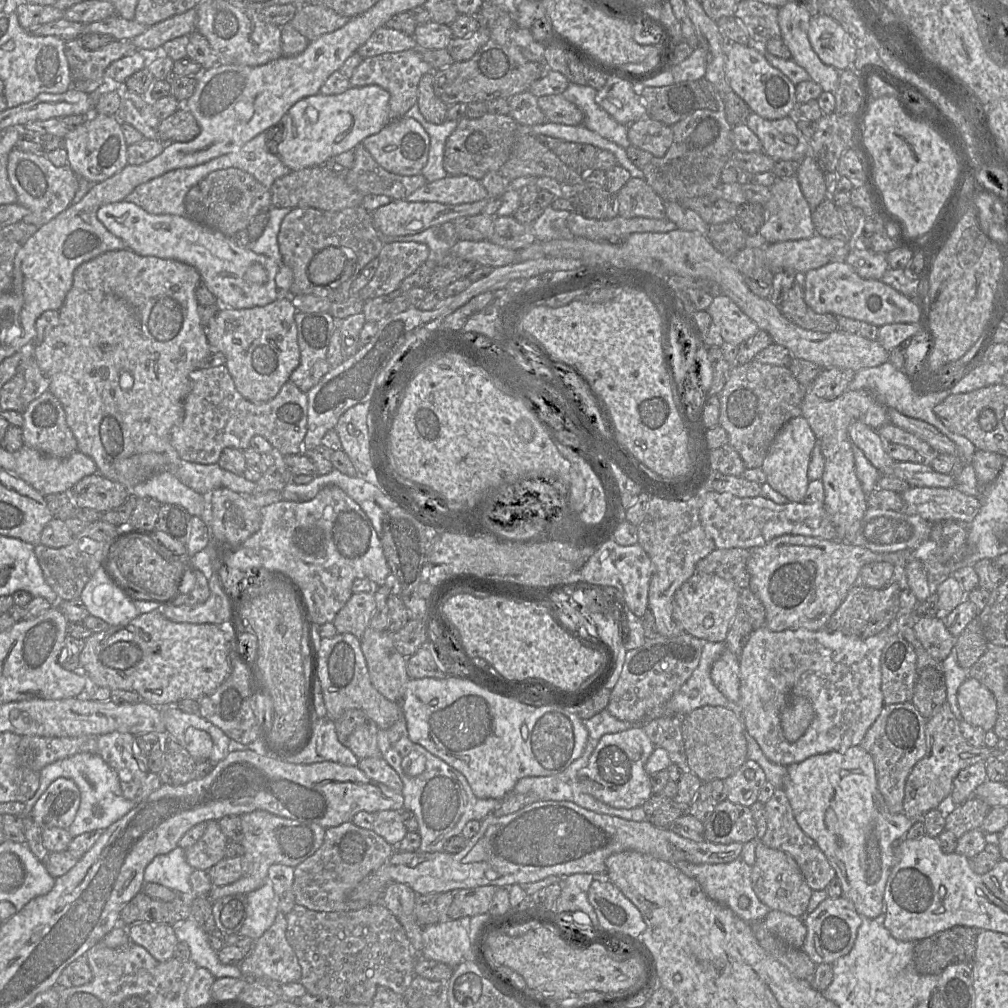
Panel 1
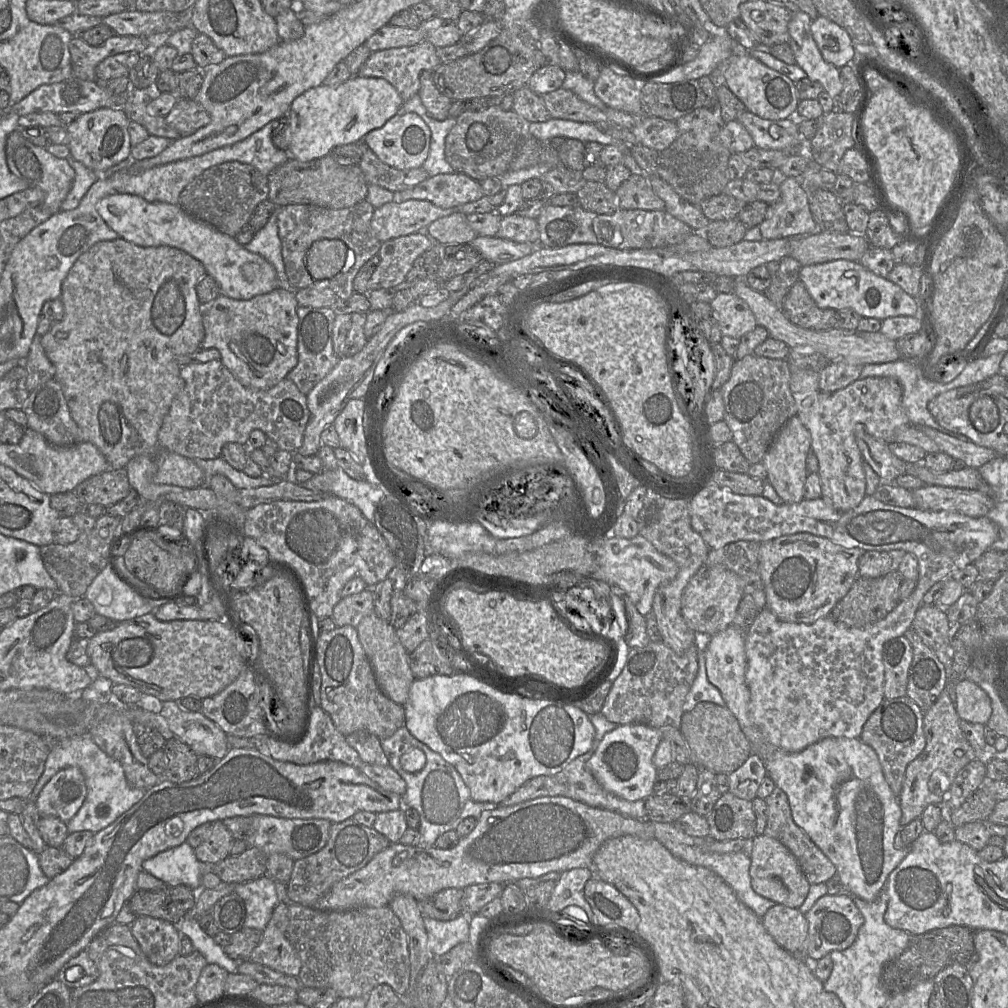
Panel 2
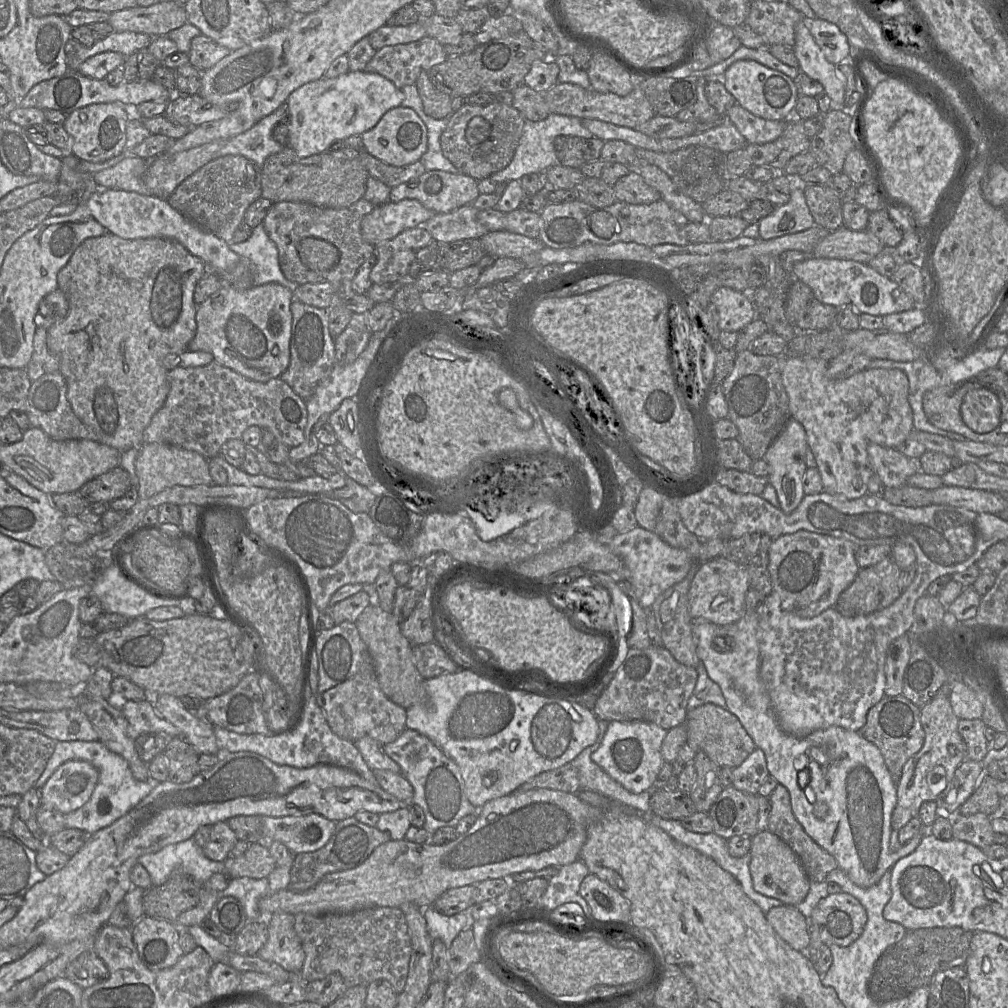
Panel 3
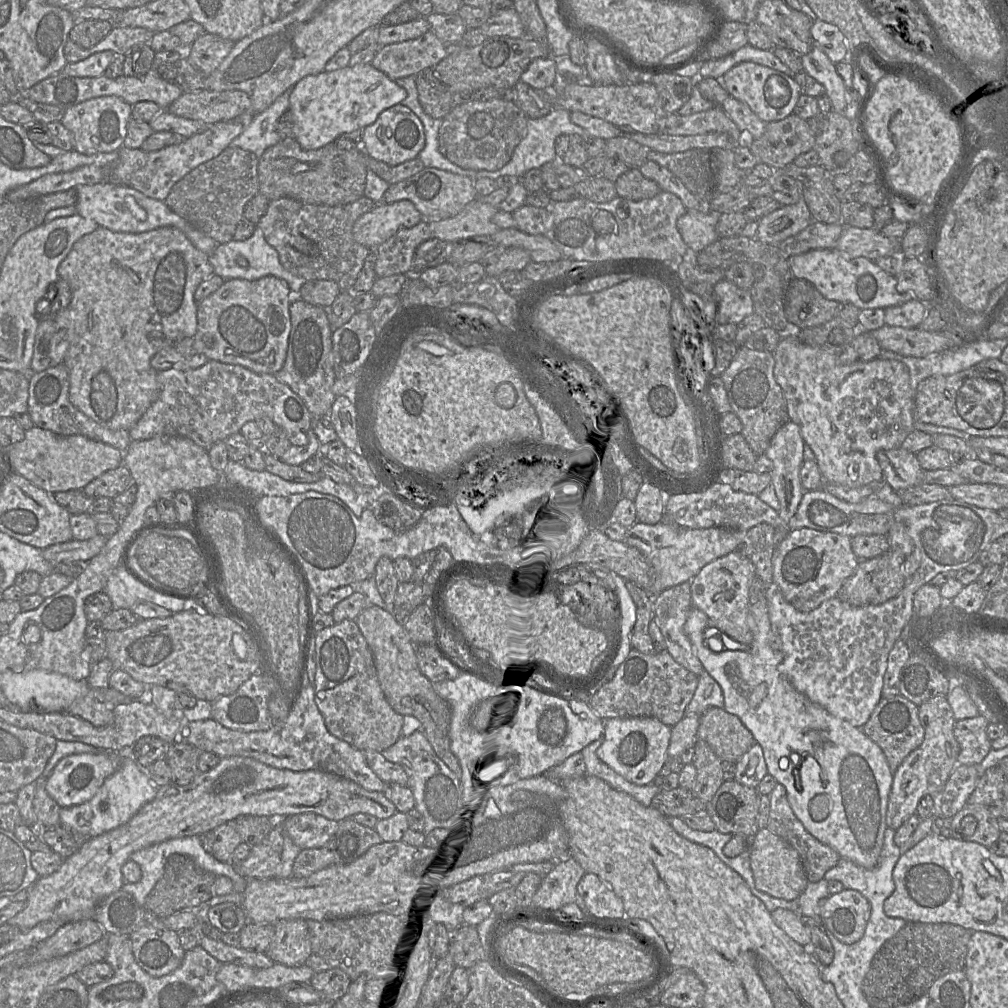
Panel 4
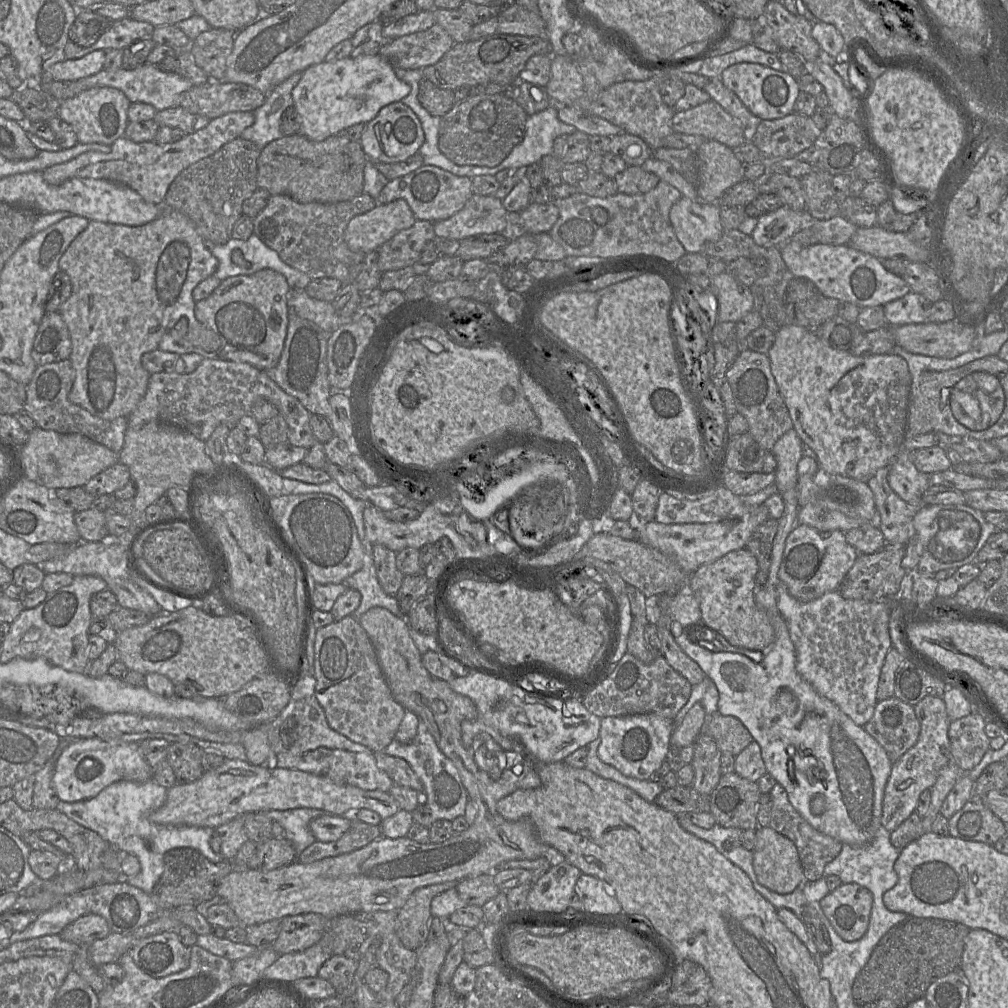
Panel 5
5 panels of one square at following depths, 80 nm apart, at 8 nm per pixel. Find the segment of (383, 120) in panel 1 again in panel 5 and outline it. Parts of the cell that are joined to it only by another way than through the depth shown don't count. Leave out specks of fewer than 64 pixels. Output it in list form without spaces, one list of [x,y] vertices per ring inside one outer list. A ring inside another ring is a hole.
[[[380,54],[347,57],[334,62],[323,61],[302,72],[301,79],[292,90],[293,106],[298,113],[300,133],[312,141],[323,141],[340,134],[345,128],[371,121],[384,106],[401,101],[411,91],[406,82],[400,80],[394,65]]]

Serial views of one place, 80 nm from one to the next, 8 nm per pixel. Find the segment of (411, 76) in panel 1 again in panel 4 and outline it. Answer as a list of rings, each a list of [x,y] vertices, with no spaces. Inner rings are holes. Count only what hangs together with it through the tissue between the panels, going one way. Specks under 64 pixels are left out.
[[[428,30],[418,38],[381,47],[371,64],[396,80],[423,73],[443,60],[448,52],[449,46]]]

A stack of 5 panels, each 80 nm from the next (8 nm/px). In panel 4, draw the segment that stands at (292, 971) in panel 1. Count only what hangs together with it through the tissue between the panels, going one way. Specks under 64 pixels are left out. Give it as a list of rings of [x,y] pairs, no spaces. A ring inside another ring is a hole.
[[[283,919],[275,923],[275,934],[265,951],[275,963],[294,967],[305,964],[311,942],[305,919]]]

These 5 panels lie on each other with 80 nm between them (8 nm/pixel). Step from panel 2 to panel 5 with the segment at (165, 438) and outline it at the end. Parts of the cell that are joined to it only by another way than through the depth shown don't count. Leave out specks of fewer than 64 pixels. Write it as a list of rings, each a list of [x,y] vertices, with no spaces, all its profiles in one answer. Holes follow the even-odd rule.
[[[208,358],[188,374],[164,371],[152,374],[145,396],[128,416],[128,428],[162,422],[186,430],[206,442],[219,425],[232,429],[243,416],[251,415],[251,408],[258,399],[265,399],[278,409],[288,424],[291,445],[311,448],[318,442],[310,427],[310,412],[269,378],[265,370],[248,363]]]

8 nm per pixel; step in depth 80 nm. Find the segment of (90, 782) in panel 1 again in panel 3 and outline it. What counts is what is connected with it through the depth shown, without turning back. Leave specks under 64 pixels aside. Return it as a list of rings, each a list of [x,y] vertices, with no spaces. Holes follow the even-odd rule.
[[[100,740],[97,741],[56,741],[53,754],[36,781],[34,788],[41,790],[46,781],[63,763],[81,760],[92,764],[99,772],[97,785],[86,804],[64,816],[65,828],[75,828],[92,835],[108,827],[136,806],[153,789],[152,781],[139,781],[134,778],[128,762],[120,755],[110,751]]]

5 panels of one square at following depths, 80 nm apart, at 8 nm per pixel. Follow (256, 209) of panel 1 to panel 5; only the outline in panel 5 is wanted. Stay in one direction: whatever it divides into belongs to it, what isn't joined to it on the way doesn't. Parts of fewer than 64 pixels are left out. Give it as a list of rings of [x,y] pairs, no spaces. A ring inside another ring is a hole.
[[[237,137],[213,155],[191,164],[169,186],[165,209],[187,216],[209,246],[227,243],[236,221],[243,214],[243,202],[258,188],[257,160],[261,150],[255,143]]]

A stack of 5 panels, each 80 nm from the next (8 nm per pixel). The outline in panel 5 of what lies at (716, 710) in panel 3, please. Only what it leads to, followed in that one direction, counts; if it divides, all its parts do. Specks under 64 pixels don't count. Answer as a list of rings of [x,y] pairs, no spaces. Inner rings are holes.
[[[718,711],[708,715],[703,732],[713,737],[722,752],[728,752],[734,756],[754,740],[738,718],[722,715]]]

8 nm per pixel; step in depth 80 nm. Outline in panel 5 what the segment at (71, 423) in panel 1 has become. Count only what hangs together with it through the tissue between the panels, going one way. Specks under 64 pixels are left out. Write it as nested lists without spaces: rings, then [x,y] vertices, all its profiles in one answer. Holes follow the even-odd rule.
[[[166,210],[155,220],[141,226],[126,226],[121,224],[105,223],[91,220],[87,228],[81,232],[69,245],[59,260],[59,269],[65,272],[72,284],[71,296],[60,306],[59,313],[66,323],[72,351],[69,357],[74,371],[74,381],[68,398],[71,403],[78,405],[90,414],[105,420],[114,420],[118,417],[128,417],[138,406],[147,391],[150,373],[144,369],[141,363],[142,355],[158,349],[162,337],[175,329],[178,321],[185,317],[188,320],[188,330],[185,337],[193,345],[207,352],[214,352],[220,348],[220,338],[212,330],[201,324],[195,316],[195,301],[192,292],[194,288],[209,276],[214,275],[218,268],[218,260],[212,254],[210,246],[199,235],[193,222],[184,214],[175,210]]]

